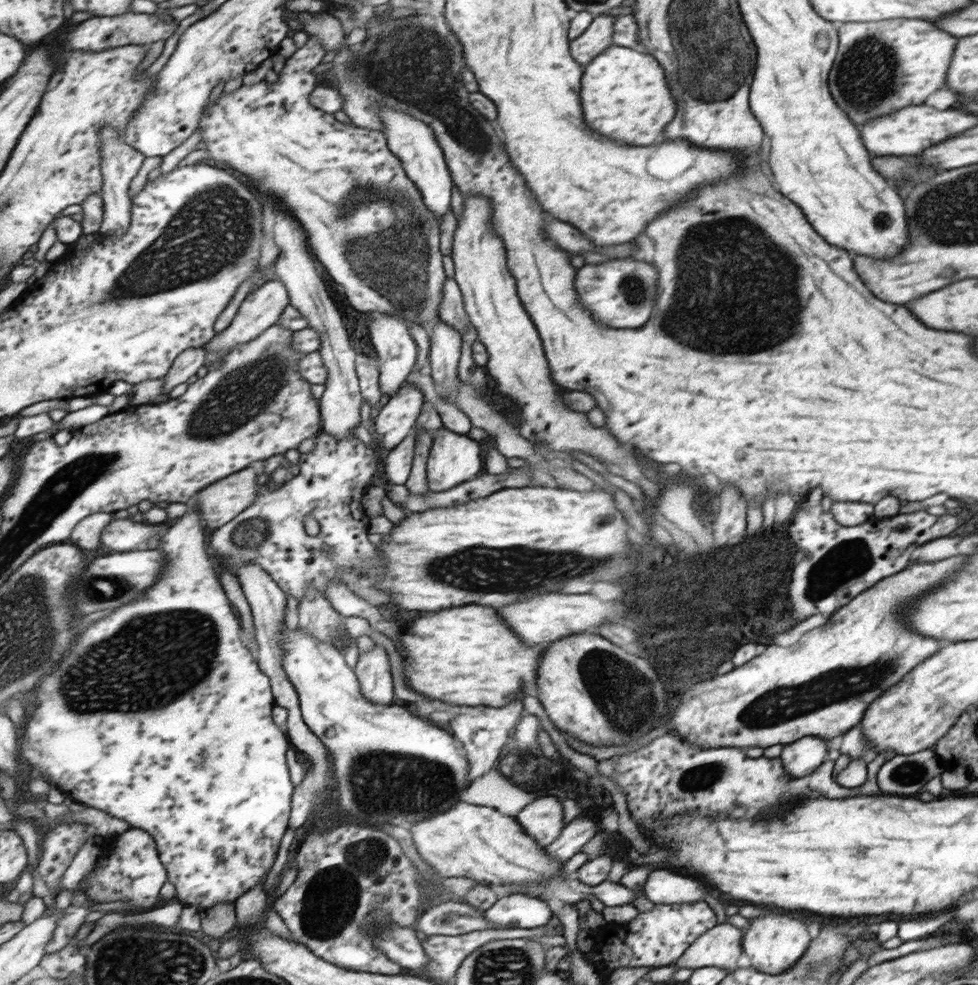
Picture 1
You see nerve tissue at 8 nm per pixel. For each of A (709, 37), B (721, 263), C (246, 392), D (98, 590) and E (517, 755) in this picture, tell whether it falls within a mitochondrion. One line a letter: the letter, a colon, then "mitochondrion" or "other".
A: mitochondrion
B: mitochondrion
C: mitochondrion
D: mitochondrion
E: mitochondrion

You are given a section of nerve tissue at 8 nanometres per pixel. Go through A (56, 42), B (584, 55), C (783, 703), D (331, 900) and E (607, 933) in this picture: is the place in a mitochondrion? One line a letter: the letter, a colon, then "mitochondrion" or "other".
A: other
B: other
C: mitochondrion
D: mitochondrion
E: other

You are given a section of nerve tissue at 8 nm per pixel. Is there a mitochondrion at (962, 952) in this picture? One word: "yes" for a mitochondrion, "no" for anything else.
no

